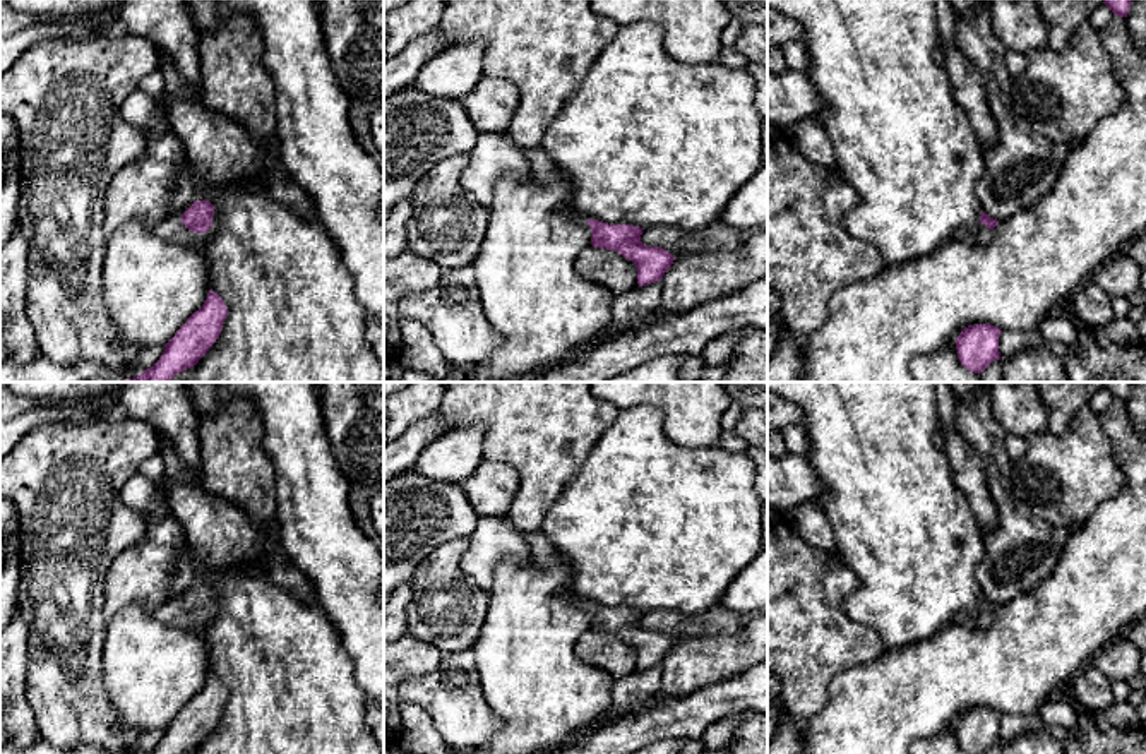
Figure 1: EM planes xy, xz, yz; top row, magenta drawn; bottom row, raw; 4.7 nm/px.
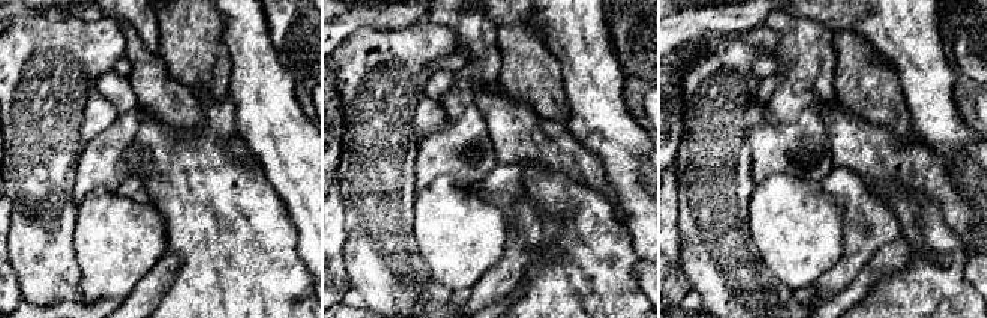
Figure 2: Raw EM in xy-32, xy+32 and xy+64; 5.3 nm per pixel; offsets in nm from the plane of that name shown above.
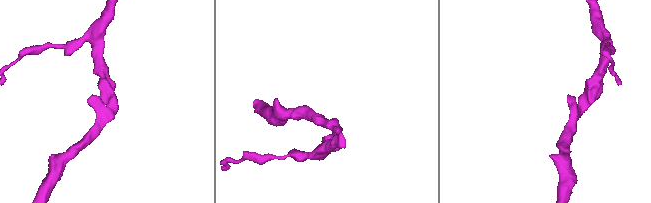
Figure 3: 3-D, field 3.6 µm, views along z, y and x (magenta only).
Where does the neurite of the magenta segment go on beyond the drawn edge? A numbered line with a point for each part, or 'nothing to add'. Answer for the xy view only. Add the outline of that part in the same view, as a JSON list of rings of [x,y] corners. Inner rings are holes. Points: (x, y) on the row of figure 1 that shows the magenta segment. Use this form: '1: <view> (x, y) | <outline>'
1: xy (172, 228) | [[[182,216],[163,218],[152,231],[182,245],[197,245],[199,238],[182,223]]]

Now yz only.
1: yz (984, 235) | [[[980,224],[978,231],[973,233],[973,231],[961,230],[956,233],[956,238],[963,238],[963,240],[971,242],[975,245],[985,245],[990,242],[992,233],[994,231],[990,228],[987,228],[985,224]]]

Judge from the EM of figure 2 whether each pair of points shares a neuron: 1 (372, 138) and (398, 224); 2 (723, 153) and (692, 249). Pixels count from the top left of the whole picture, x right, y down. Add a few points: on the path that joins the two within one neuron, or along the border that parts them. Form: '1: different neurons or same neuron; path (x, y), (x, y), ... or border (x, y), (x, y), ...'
1: same neuron; path (377, 159), (380, 203)
2: same neuron; path (714, 177), (713, 225)

